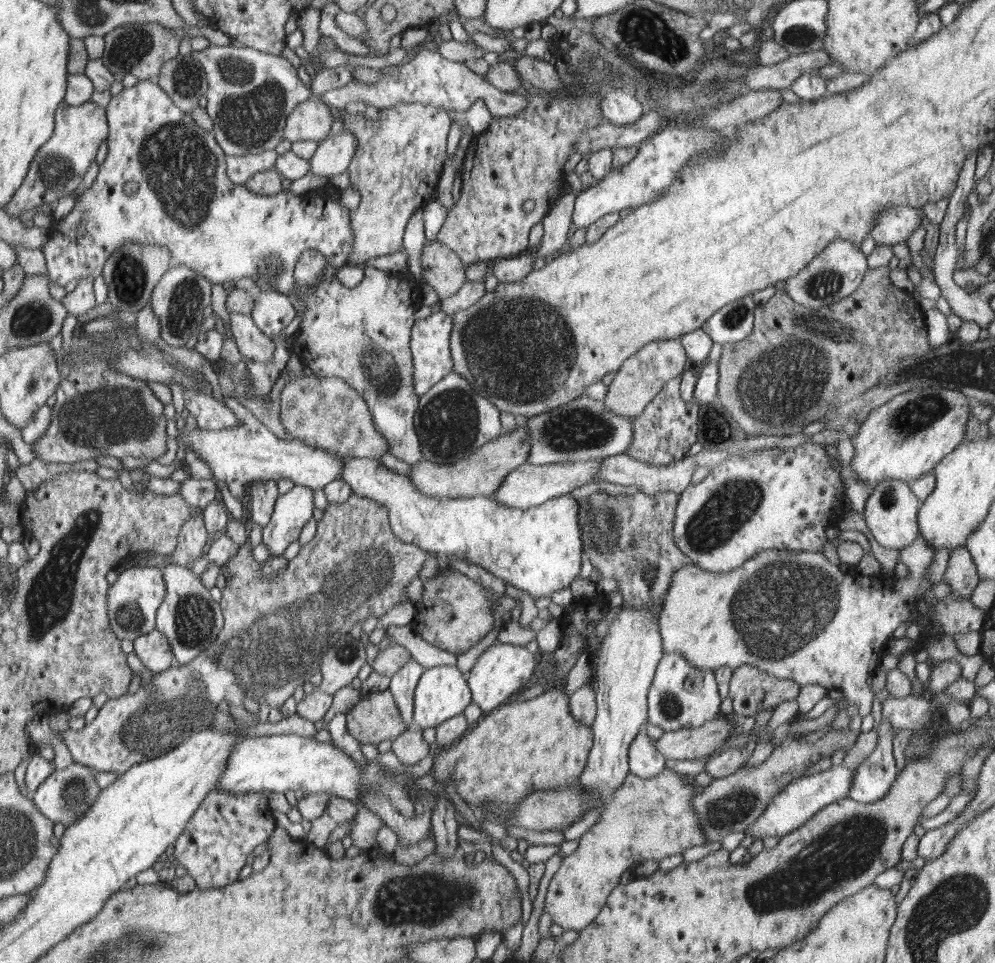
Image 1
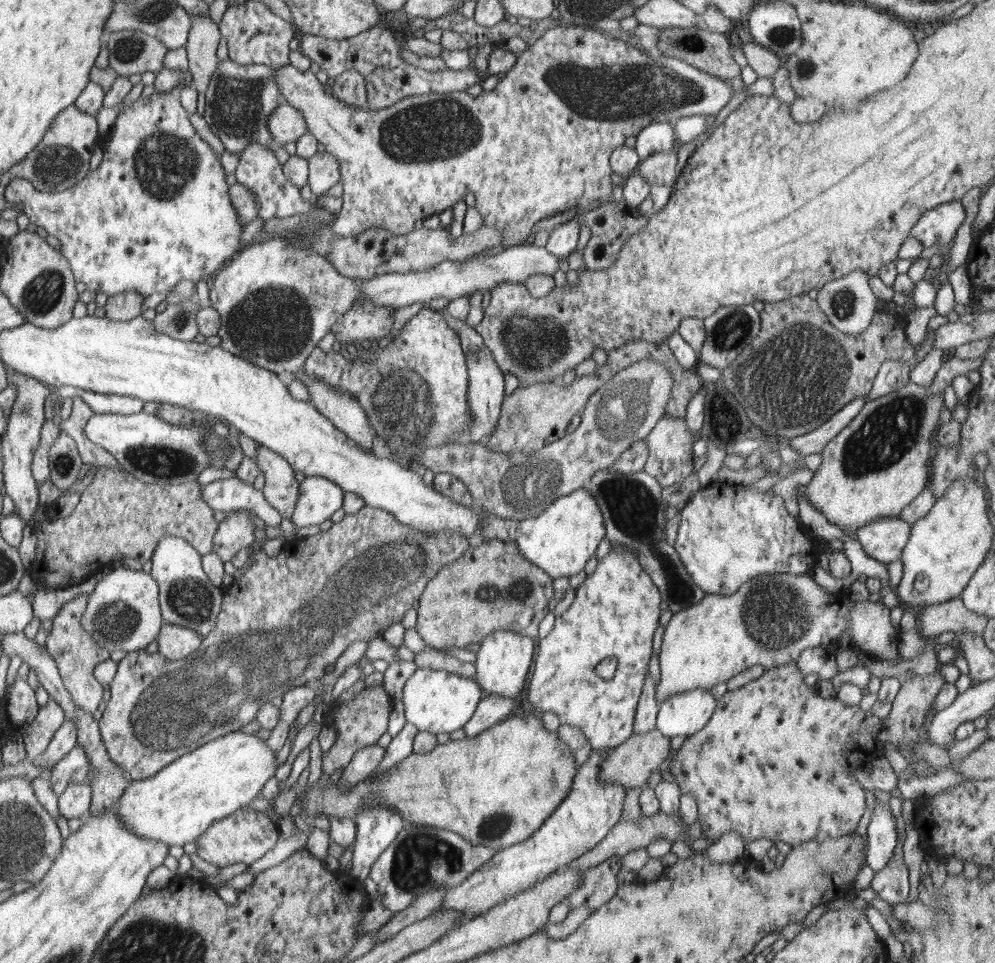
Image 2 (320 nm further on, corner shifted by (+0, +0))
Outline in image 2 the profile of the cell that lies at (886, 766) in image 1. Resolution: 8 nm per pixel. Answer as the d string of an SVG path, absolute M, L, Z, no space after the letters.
M875 798L872 806L874 813L866 830L868 835L868 847L865 862L876 873L888 864L895 846L897 845L896 819L891 814L893 808L884 806Z

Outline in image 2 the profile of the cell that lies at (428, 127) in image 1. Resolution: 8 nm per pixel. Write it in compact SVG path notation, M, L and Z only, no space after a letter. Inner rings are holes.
M554 25L517 57L516 64L501 76L491 91L484 91L476 98L468 96L464 89L450 93L439 92L414 95L403 98L382 110L370 110L364 106L362 109L355 111L351 105L340 101L330 92L324 90L310 69L298 70L295 66L278 67L275 70L276 76L274 76L274 79L276 79L276 85L280 89L283 101L290 106L296 107L296 110L302 111L308 123L309 132L318 139L320 144L324 144L325 151L338 161L344 194L342 195L341 211L331 225L333 235L345 237L346 235L360 234L372 228L384 228L395 235L412 232L418 220L424 221L426 216L432 216L436 212L452 208L458 200L462 200L468 194L468 190L472 186L476 208L483 216L483 226L502 230L506 237L504 237L501 244L513 247L520 244L520 242L524 242L530 236L532 227L536 223L547 219L552 214L566 212L566 210L572 210L572 208L582 211L594 204L594 202L598 202L599 206L613 200L613 170L609 160L613 150L624 145L628 136L636 136L644 126L652 122L670 121L673 123L676 119L684 116L717 115L732 99L734 90L730 81L712 77L712 75L704 73L680 59L666 56L652 58L649 53L640 54L640 50L636 50L636 44L638 42L628 42L627 36L606 34L595 27L557 27ZM454 148L456 148L456 184L468 184L468 186L454 186L454 182L452 182L452 154L454 154Z

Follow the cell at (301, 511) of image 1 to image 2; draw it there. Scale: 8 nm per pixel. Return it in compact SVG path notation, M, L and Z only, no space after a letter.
M306 477L299 484L298 501L291 521L297 530L307 526L319 526L343 508L344 491L336 483L322 477Z

